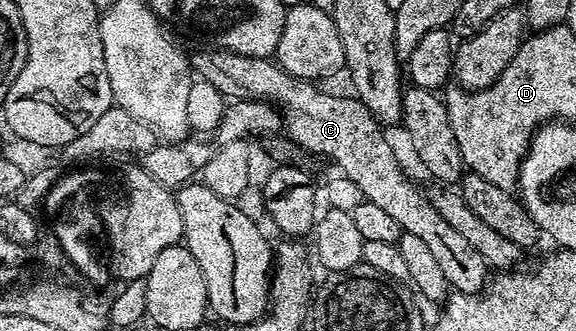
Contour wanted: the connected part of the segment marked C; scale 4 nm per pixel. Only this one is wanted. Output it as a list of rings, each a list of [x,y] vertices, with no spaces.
[[[205,49],[206,51],[198,51],[195,55],[191,54],[189,56],[190,65],[193,71],[193,74],[197,76],[199,80],[208,82],[212,85],[213,88],[217,89],[222,96],[225,96],[227,100],[233,101],[236,99],[261,99],[264,103],[273,103],[275,107],[278,108],[281,116],[282,122],[284,124],[285,134],[288,136],[291,143],[296,147],[302,148],[303,152],[309,153],[310,151],[314,155],[323,155],[326,159],[331,159],[332,162],[338,166],[337,170],[343,175],[347,175],[351,181],[355,183],[356,186],[360,189],[363,200],[365,202],[371,203],[372,205],[380,205],[380,209],[385,209],[392,218],[396,221],[398,225],[402,227],[403,232],[412,234],[413,236],[420,237],[421,240],[428,245],[430,252],[433,256],[436,257],[437,264],[440,265],[440,268],[444,271],[444,277],[447,278],[449,286],[453,288],[455,292],[464,294],[464,295],[476,295],[479,294],[485,288],[488,282],[488,268],[484,257],[480,257],[480,253],[476,253],[476,249],[472,249],[471,243],[463,237],[461,233],[456,233],[456,229],[452,229],[452,225],[448,225],[448,221],[445,221],[444,217],[441,217],[440,213],[436,212],[434,206],[431,205],[429,196],[423,191],[423,193],[410,181],[409,177],[404,173],[400,164],[398,164],[398,159],[394,156],[394,147],[392,144],[386,140],[386,135],[384,132],[383,124],[379,123],[375,119],[374,114],[371,113],[365,105],[360,102],[356,97],[351,97],[349,94],[338,96],[338,95],[329,95],[326,91],[321,91],[321,86],[315,85],[311,80],[308,79],[293,79],[289,73],[282,67],[279,67],[277,62],[273,58],[261,59],[260,57],[244,57],[243,55],[237,55],[231,51],[219,51],[217,49]]]

